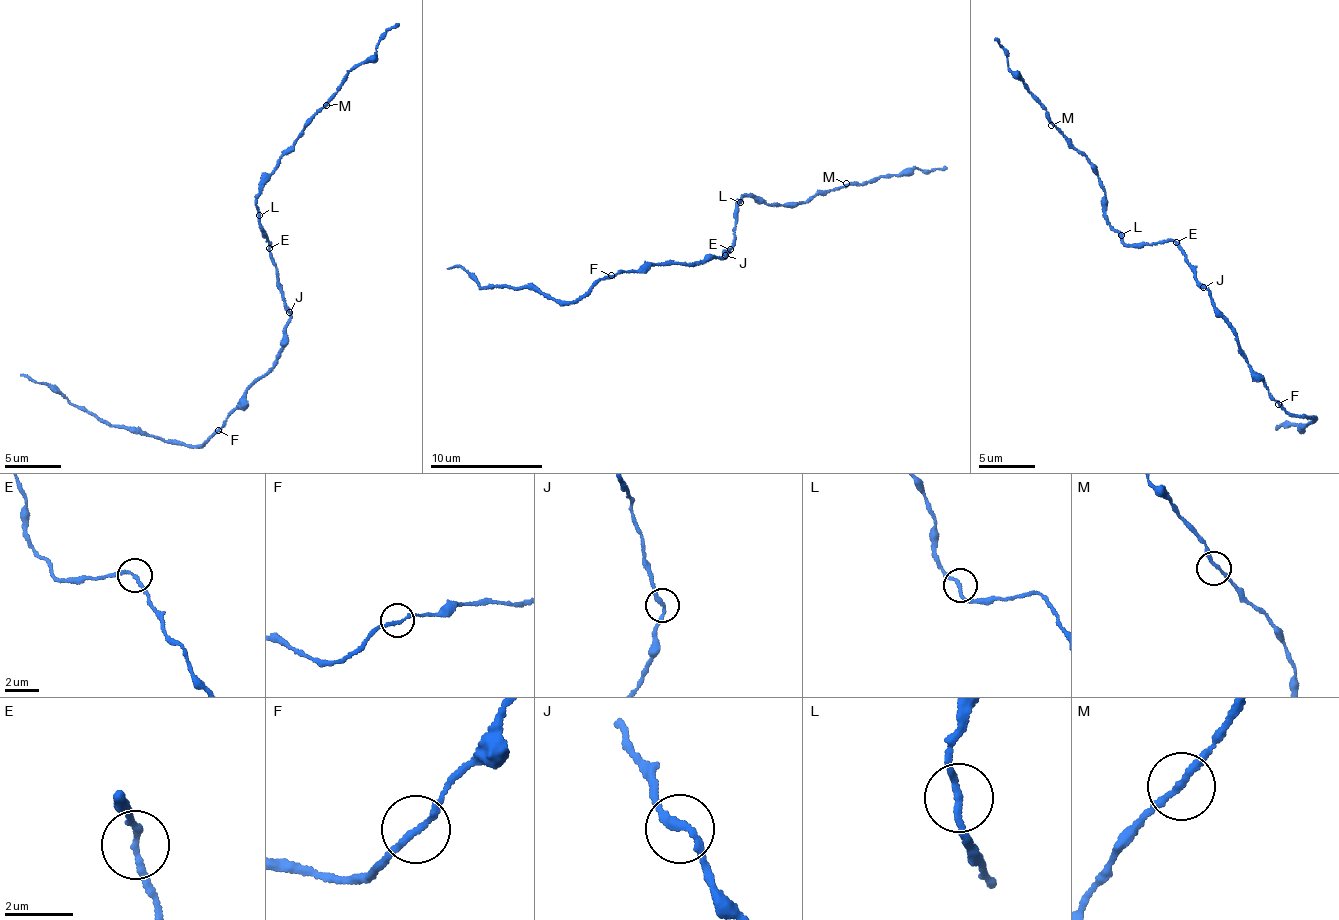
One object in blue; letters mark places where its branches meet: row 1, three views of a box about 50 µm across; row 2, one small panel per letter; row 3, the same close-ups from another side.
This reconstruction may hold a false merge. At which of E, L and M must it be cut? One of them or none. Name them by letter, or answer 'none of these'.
none of these

